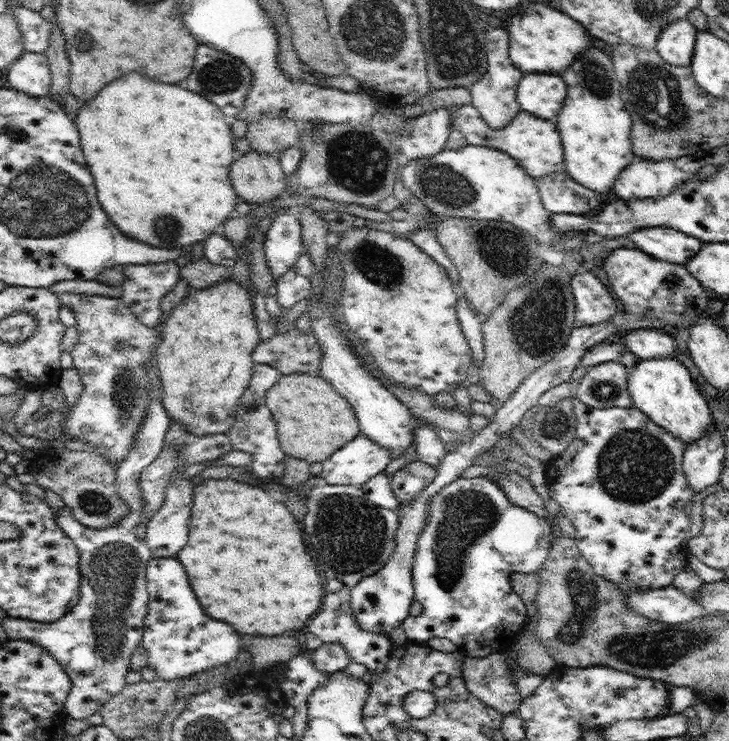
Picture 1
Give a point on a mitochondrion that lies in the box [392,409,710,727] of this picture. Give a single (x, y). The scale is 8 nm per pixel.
(634, 466)

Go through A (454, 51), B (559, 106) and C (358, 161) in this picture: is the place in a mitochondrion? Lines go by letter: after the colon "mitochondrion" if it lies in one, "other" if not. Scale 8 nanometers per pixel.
A: mitochondrion
B: other
C: mitochondrion

